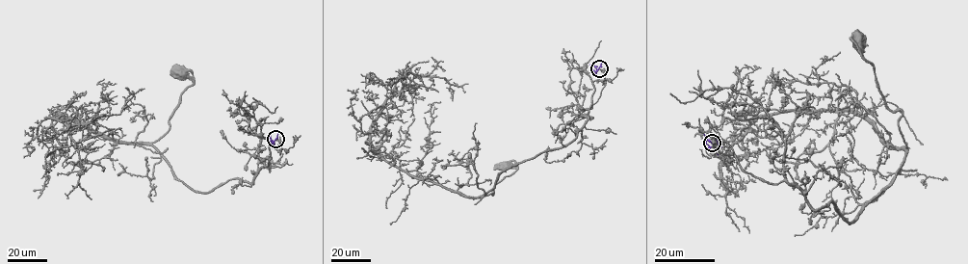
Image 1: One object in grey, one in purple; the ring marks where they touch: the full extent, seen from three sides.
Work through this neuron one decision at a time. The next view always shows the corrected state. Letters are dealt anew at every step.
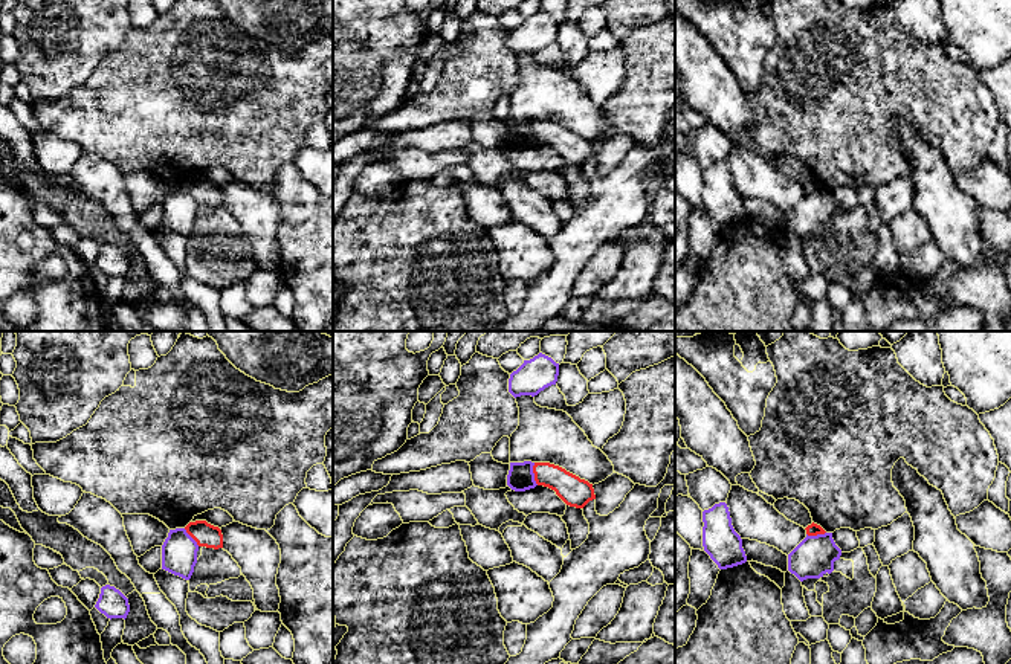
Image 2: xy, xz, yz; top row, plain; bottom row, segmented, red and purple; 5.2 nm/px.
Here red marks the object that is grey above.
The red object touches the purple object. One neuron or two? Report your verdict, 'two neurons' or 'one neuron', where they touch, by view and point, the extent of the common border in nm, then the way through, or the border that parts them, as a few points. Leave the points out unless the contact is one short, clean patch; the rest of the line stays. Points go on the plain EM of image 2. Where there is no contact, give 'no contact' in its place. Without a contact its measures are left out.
two neurons; meets red in xz at (533, 130); contact 120 nm long; border along xz (533, 121), (533, 138), (538, 142)

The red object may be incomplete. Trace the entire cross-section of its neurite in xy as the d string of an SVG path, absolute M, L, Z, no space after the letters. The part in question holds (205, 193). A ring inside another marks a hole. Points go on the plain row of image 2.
M206 179L189 180L185 188L197 200L199 205L214 208L223 206L221 188L208 182Z

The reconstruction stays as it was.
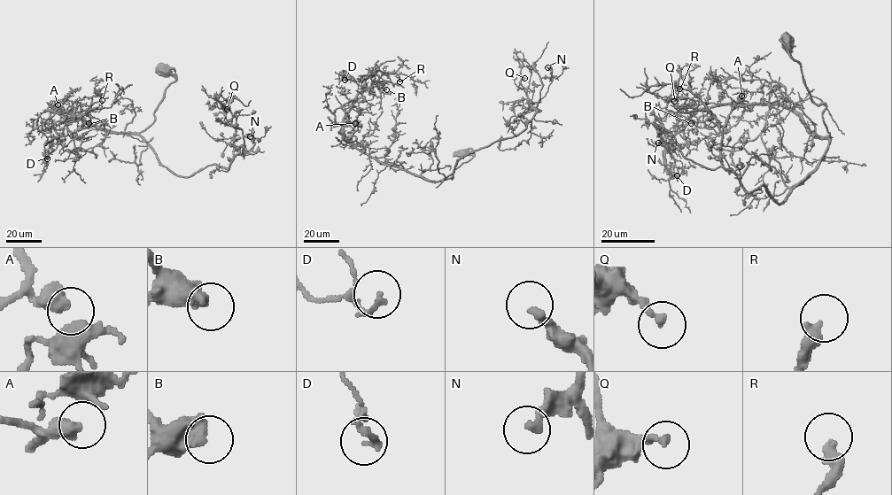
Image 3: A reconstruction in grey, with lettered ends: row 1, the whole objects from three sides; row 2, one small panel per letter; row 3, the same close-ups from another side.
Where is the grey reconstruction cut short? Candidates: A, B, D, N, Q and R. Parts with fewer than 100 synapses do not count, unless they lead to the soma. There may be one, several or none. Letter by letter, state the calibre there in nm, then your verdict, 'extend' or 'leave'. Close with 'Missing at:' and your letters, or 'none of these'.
A: calibre 360 nm; leave
B: calibre 550 nm; leave
D: calibre 160 nm; leave
N: calibre 280 nm; leave
Q: calibre 240 nm; leave
R: calibre 380 nm; leave
Missing at: none of these

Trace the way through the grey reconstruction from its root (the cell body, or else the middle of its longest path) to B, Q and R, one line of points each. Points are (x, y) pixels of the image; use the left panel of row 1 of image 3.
B: (163, 67), (175, 80), (154, 111), (155, 120), (140, 132), (112, 132), (69, 112), (45, 111), (89, 123)
Q: (163, 67), (175, 80), (139, 135), (175, 174), (228, 169), (238, 151), (227, 109)
R: (163, 67), (175, 80), (155, 120), (140, 132), (112, 132), (69, 112), (45, 111), (82, 116), (102, 100)

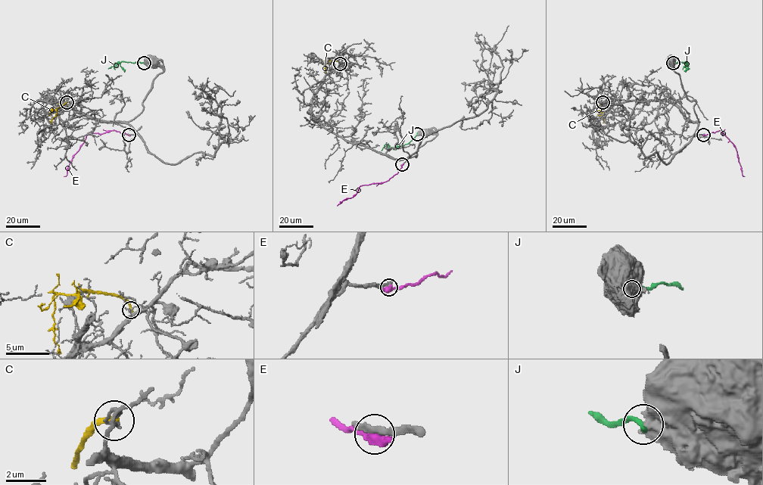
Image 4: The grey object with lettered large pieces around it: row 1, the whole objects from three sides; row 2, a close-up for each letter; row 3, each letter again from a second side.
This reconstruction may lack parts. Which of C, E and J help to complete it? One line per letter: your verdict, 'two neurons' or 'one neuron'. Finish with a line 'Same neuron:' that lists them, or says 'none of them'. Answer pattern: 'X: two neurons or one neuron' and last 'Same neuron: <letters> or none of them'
C: two neurons
E: two neurons
J: two neurons
Same neuron: none of them

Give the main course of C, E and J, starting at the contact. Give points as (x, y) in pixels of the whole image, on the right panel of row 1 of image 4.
C: (602, 102), (599, 108), (602, 122)
E: (704, 135), (719, 130), (724, 133), (736, 148), (742, 175), (744, 176)
J: (673, 63), (686, 61), (686, 64), (683, 66), (689, 69)

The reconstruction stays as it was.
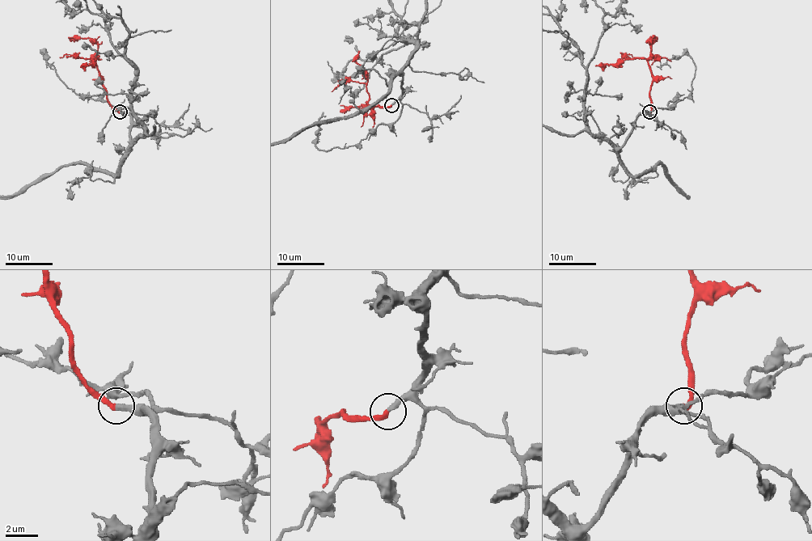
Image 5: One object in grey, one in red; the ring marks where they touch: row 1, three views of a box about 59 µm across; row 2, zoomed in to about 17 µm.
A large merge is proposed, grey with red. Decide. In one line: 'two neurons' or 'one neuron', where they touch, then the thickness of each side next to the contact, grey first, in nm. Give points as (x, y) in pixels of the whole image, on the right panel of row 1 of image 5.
one neuron | (649, 112) | 340/320 nm

